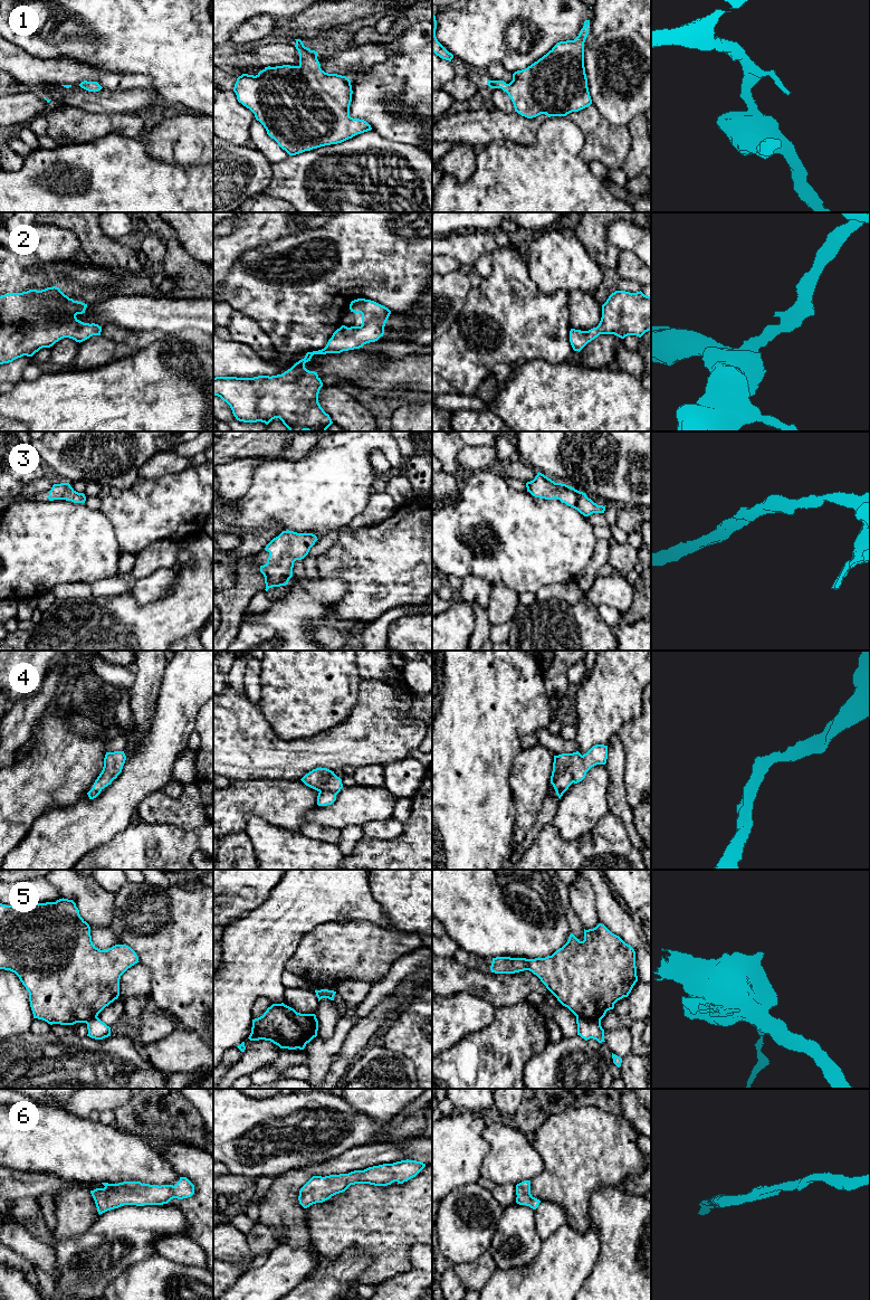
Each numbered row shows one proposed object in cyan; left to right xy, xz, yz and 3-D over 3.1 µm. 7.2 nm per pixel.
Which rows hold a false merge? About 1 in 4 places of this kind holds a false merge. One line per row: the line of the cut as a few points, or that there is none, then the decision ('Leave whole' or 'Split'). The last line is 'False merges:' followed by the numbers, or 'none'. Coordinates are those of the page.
1: No split. Leave whole
2: No split. Leave whole
3: No split. Leave whole
4: No split. Leave whole
5: Split along yz (576, 1017), (594, 1018), (600, 1022). Split
6: No split. Leave whole
False merges: 5

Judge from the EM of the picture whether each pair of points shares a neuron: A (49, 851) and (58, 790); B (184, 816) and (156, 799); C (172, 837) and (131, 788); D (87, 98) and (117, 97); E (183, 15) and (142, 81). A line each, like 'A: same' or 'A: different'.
A: different
B: same
C: different
D: same
E: different

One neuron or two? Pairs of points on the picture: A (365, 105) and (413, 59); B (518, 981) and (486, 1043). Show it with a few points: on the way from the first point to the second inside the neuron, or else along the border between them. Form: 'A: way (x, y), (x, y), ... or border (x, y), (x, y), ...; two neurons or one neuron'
A: way (378, 95), (401, 72); one neuron
B: border (526, 999), (496, 1008); two neurons

